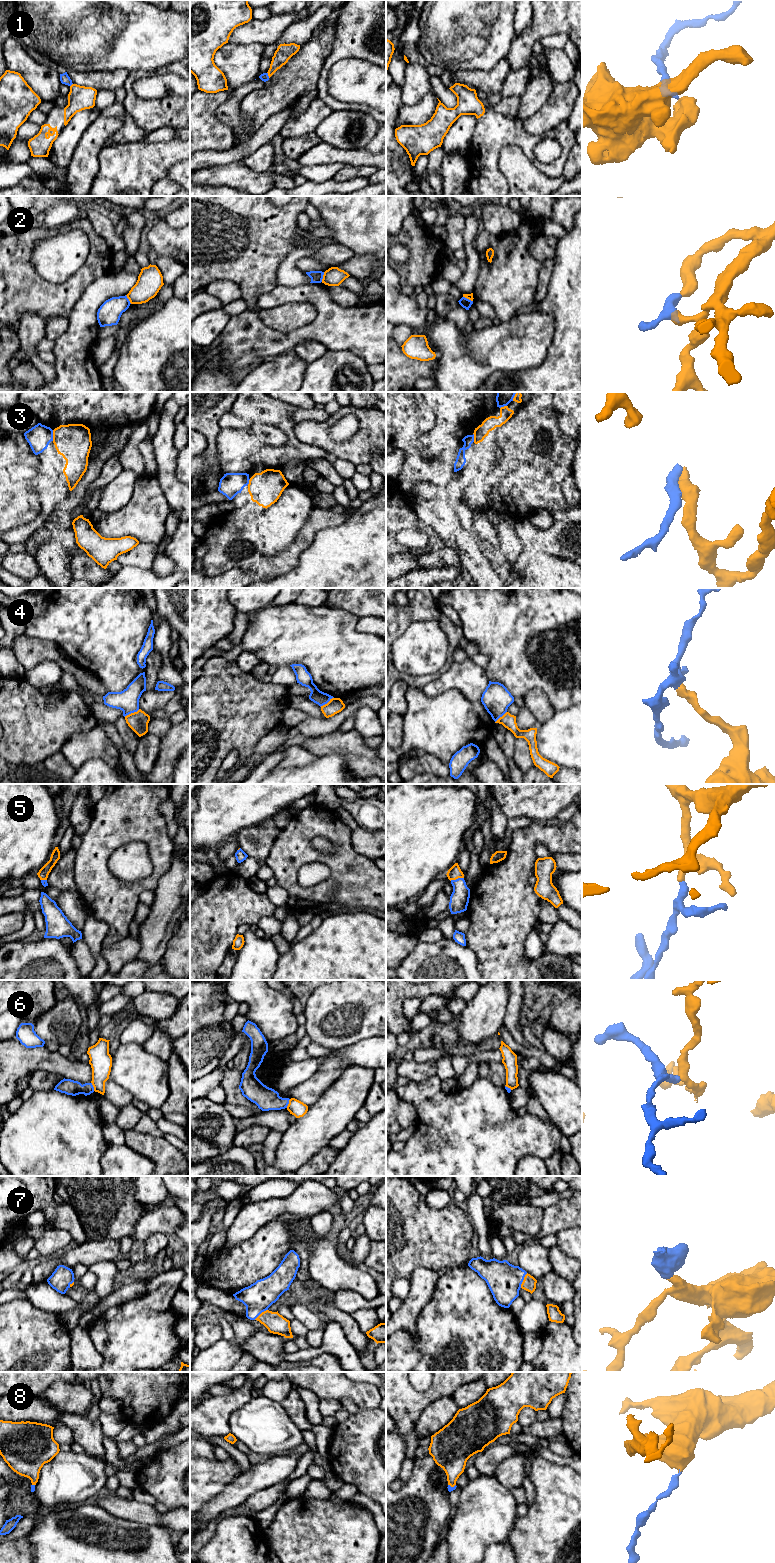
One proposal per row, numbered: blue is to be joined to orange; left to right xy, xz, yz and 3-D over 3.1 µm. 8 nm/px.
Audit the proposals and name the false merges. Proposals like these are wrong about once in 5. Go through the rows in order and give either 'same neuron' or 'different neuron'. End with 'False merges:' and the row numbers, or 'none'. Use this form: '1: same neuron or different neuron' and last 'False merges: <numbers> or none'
1: different neuron
2: same neuron
3: same neuron
4: different neuron
5: same neuron
6: different neuron
7: same neuron
8: same neuron
False merges: 1, 4, 6

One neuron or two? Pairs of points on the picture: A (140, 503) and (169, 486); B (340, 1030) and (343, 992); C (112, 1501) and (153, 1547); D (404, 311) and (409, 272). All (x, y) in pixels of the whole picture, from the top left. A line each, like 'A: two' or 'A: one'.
A: two
B: one
C: two
D: two

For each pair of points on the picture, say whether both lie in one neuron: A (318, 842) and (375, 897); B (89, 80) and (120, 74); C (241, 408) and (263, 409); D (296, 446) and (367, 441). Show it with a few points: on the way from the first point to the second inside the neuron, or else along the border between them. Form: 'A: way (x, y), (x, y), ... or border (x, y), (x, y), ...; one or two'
A: border (310, 841), (316, 837), (326, 837), (336, 850); two
B: way (97, 80), (112, 80); one
C: way (246, 408), (258, 408); one
D: border (293, 431), (299, 440), (319, 446), (327, 452); two

